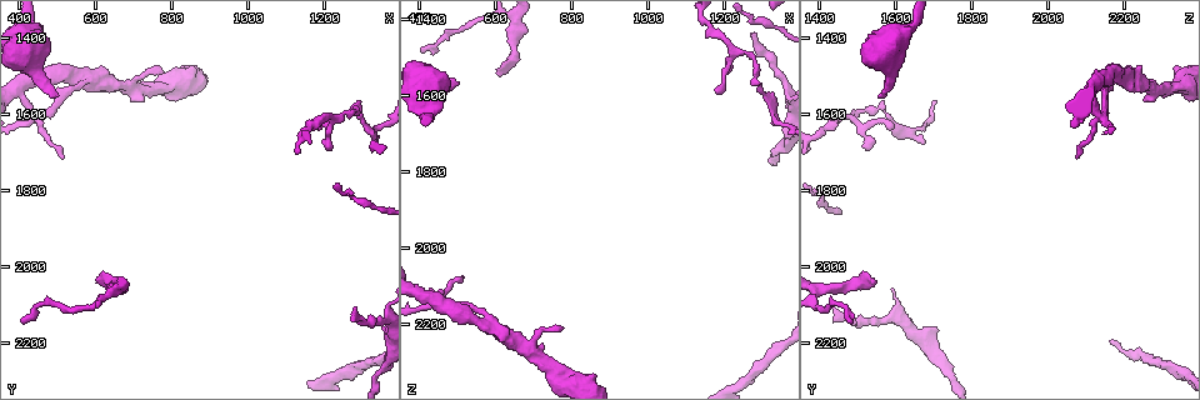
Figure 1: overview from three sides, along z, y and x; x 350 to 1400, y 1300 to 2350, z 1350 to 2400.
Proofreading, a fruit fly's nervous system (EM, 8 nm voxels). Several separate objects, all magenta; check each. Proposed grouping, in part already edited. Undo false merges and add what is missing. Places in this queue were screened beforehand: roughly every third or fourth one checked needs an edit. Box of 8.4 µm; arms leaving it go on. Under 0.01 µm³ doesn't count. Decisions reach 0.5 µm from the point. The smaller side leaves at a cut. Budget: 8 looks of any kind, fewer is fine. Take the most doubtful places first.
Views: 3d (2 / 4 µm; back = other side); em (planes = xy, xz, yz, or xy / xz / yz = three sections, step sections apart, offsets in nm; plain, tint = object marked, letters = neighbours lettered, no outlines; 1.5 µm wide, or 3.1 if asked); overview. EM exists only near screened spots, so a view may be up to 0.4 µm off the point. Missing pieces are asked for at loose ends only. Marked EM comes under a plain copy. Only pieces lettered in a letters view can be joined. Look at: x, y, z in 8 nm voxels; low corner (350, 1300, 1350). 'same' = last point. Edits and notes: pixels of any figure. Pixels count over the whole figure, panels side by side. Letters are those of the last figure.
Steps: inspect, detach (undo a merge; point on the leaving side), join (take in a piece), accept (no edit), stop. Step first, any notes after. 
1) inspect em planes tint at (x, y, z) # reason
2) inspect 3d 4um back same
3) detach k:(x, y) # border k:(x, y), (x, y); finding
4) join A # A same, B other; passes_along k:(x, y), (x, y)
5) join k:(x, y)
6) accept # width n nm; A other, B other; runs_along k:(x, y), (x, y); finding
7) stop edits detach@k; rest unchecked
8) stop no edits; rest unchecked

inspect em xz step 4 letters at (775, 1485, 2205) # branch stops here

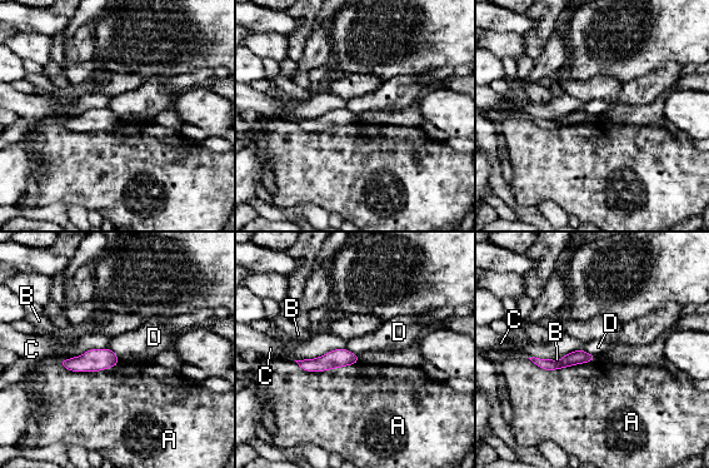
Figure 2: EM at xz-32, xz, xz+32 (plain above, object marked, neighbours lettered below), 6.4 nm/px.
inspect em planes letters same # another direction

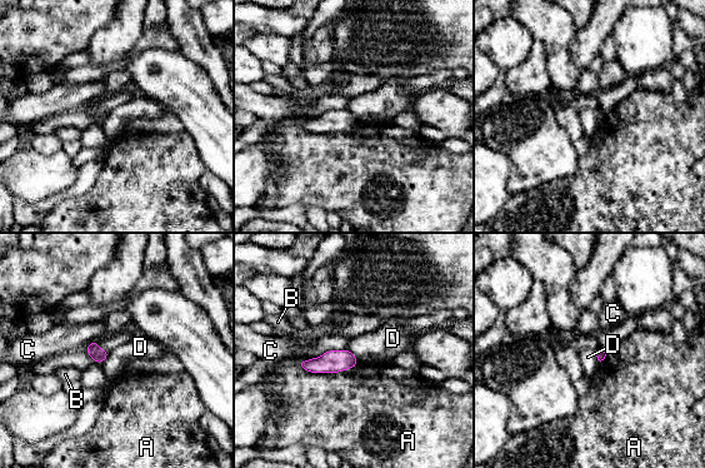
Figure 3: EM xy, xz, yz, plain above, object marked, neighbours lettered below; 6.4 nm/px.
accept # A other, B other, C other, D other; border 3:(595, 349), (598, 364); no lettered piece goes on from it

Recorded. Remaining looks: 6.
inspect 3d 4um back at (610, 2040, 1550) # an open end

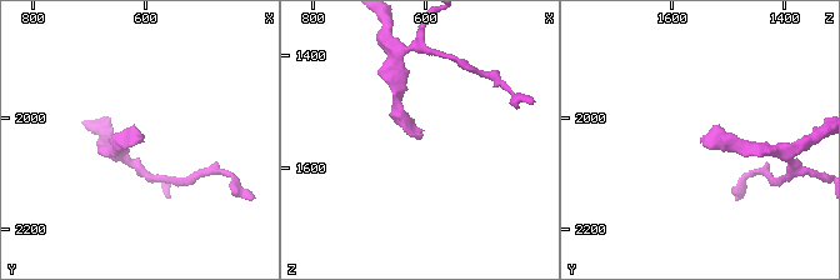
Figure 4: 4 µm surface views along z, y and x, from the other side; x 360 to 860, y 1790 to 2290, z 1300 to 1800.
inspect em xy step 4 letters at (610, 2045, 1550)

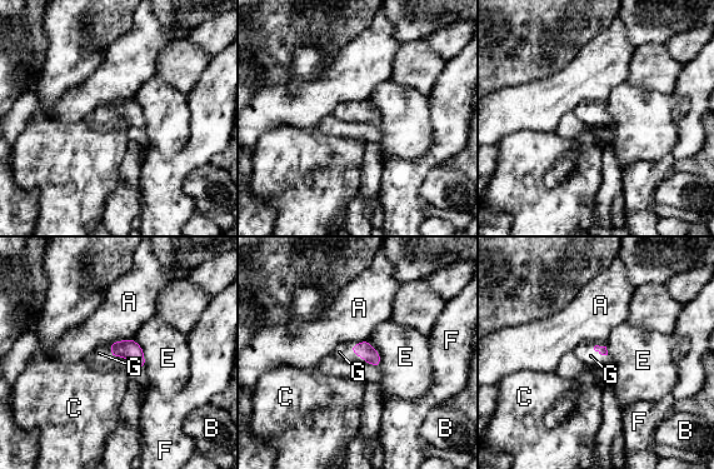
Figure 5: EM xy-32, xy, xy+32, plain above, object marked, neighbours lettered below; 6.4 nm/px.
inspect em planes letters same # another direction

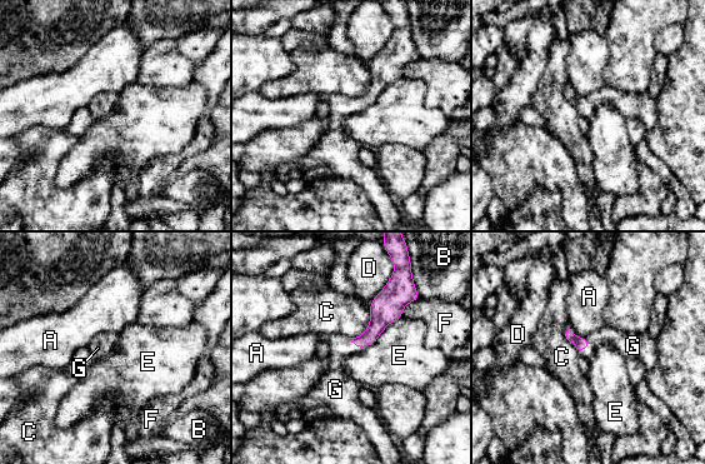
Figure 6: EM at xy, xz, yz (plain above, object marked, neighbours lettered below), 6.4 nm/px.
join G # A other, B other, C other, D other, E other, F other, G same; passes_along 6:(580, 344), (585, 348), (621, 340); the neuron continues

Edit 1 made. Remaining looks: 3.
inspect overview # see it whole again

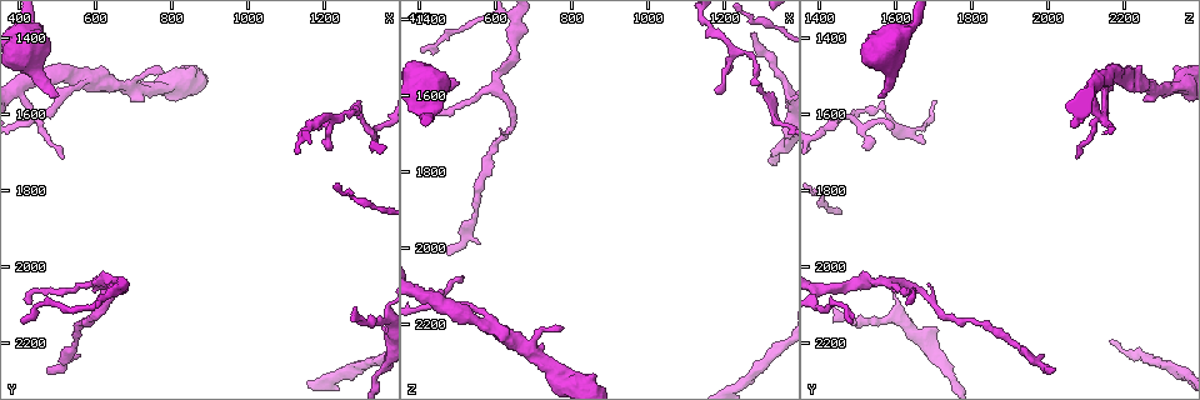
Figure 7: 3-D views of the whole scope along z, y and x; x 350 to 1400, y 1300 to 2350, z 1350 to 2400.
inspect em xz step 8 tint at (1280, 2105, 1435) # tapers out

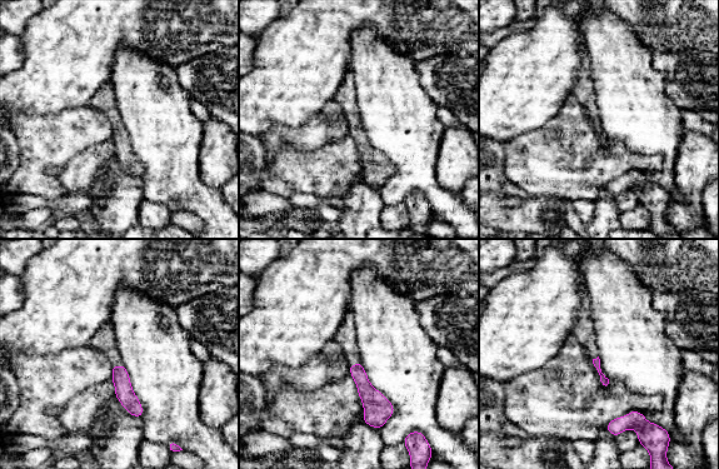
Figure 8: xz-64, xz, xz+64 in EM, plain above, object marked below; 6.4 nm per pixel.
inspect em planes letters same # another direction

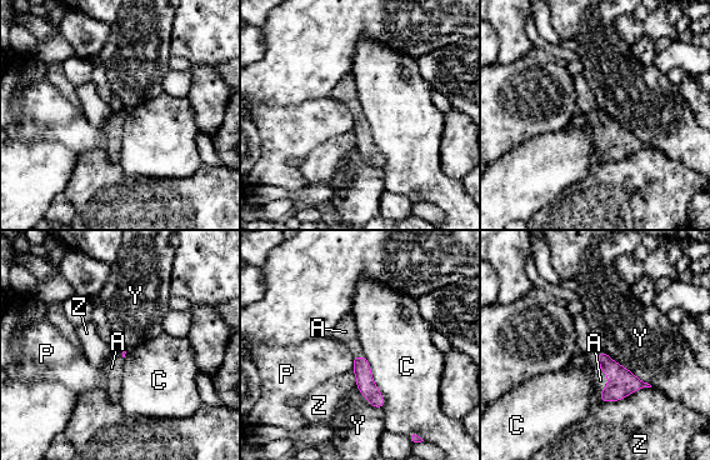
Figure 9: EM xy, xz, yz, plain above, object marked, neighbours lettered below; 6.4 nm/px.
join A # A same, C other, P other, Y other, Z other; passes_along 9:(621, 381), (605, 373), (600, 380); the neuron continues

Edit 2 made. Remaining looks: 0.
stop edits join@6, join@9; rest unchecked

